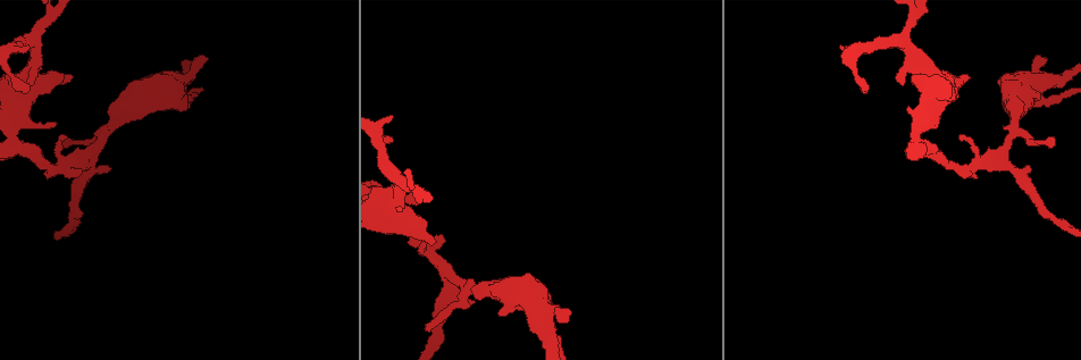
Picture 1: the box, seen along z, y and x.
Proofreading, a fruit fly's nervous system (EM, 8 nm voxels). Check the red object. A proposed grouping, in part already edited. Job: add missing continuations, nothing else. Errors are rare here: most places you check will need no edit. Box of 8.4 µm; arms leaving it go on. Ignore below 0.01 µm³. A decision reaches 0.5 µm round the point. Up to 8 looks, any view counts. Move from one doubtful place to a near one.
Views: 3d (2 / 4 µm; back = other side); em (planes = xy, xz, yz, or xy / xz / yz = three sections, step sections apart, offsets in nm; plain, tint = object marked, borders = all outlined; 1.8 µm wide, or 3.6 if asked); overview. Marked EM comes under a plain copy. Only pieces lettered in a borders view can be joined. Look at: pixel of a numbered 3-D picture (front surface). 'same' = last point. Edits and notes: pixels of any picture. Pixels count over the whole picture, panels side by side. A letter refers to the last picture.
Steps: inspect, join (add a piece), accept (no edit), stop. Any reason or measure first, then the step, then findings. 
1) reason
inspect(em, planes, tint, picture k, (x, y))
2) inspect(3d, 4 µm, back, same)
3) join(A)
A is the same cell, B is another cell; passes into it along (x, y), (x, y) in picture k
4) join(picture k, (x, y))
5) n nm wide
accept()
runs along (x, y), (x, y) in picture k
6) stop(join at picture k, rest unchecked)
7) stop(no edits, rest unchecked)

branch stops here
inspect(3d, 4 µm, picture 1, (203, 58))

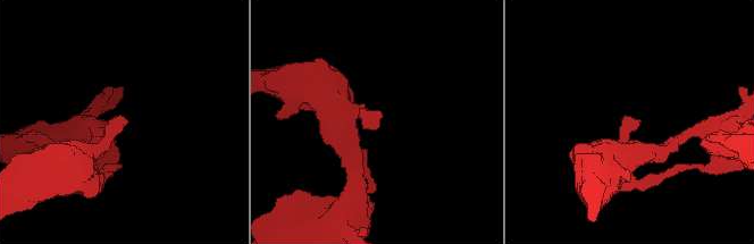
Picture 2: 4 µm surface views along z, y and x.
now the EM
inspect(em, yz, step 16, tint, picture 2, (376, 129))

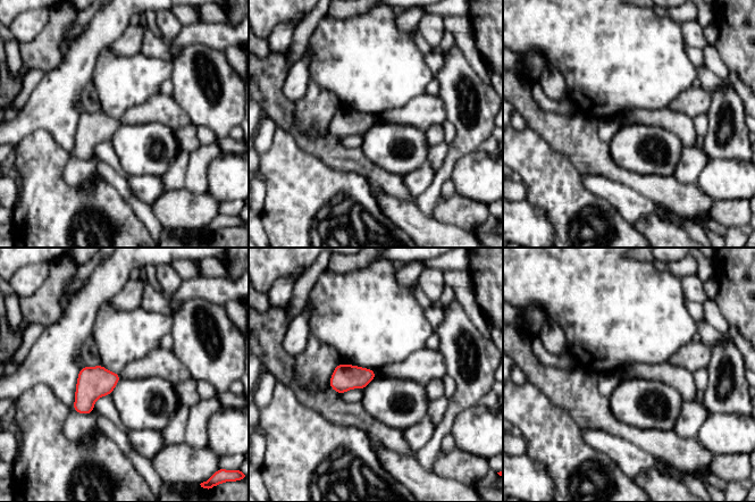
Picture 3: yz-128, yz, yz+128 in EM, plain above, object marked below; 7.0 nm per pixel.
cut it another way
inspect(em, planes, borders, same)

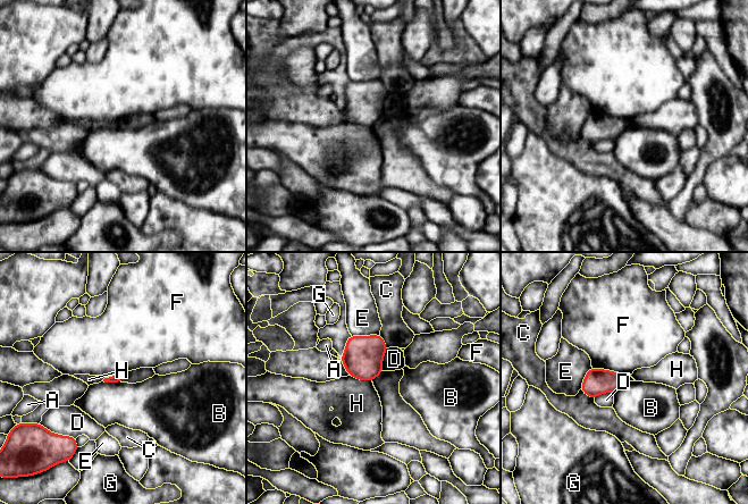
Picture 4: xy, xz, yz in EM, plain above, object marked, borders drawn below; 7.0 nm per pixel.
accept()
A, B, C, D, E, F, G and H are other cells; border along (103, 380), (119, 381) in picture 4; none of them fits

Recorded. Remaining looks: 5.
thick turns thin
inspect(em, 3.6 µm, planes, tint, picture 1, (1013, 106))

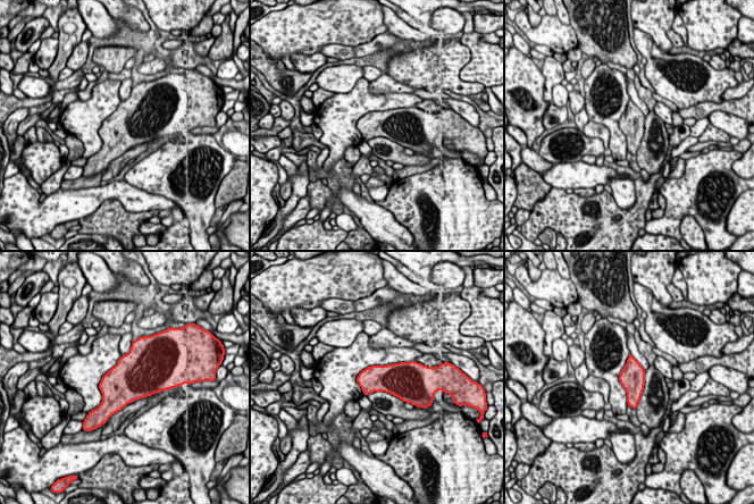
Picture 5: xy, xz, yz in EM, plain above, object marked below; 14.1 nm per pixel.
see the neighbours
inspect(em, 3.6 µm, planes, borders, same)

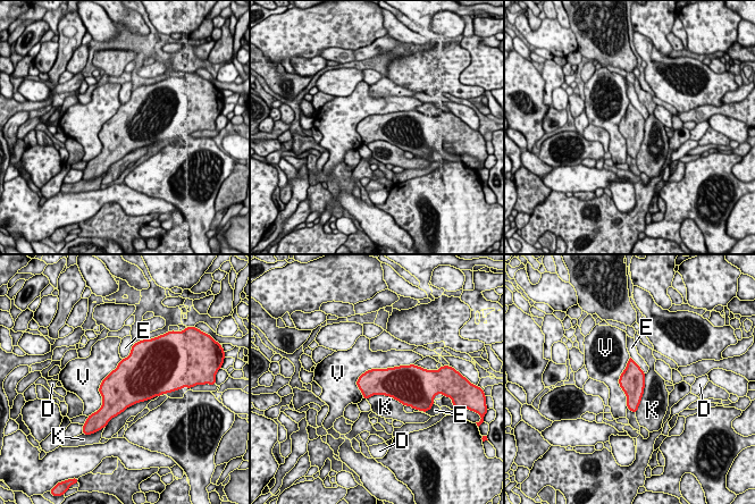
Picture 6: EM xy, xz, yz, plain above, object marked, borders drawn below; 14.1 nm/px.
360 nm wide
accept()
D, E, K and V are other cells; border along (412, 363), (368, 369), (355, 385) in picture 6; none of them fits

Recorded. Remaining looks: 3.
an open end
inspect(em, 3.6 µm, planes, borders, picture 1, (81, 172))

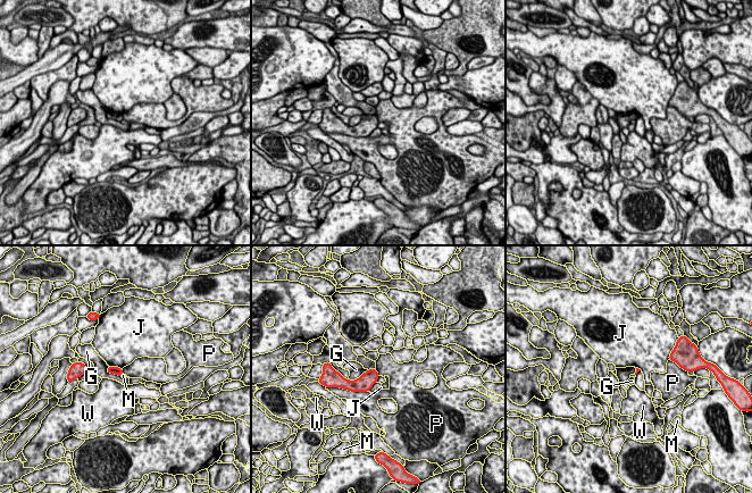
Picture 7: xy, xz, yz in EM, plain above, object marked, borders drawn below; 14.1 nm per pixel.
accept()
G, J, M, P and W are other cells; border along (342, 387), (349, 391), (367, 392) in picture 7; no lettered piece goes on from it

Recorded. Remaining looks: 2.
stop(no edits, rest unchecked)

